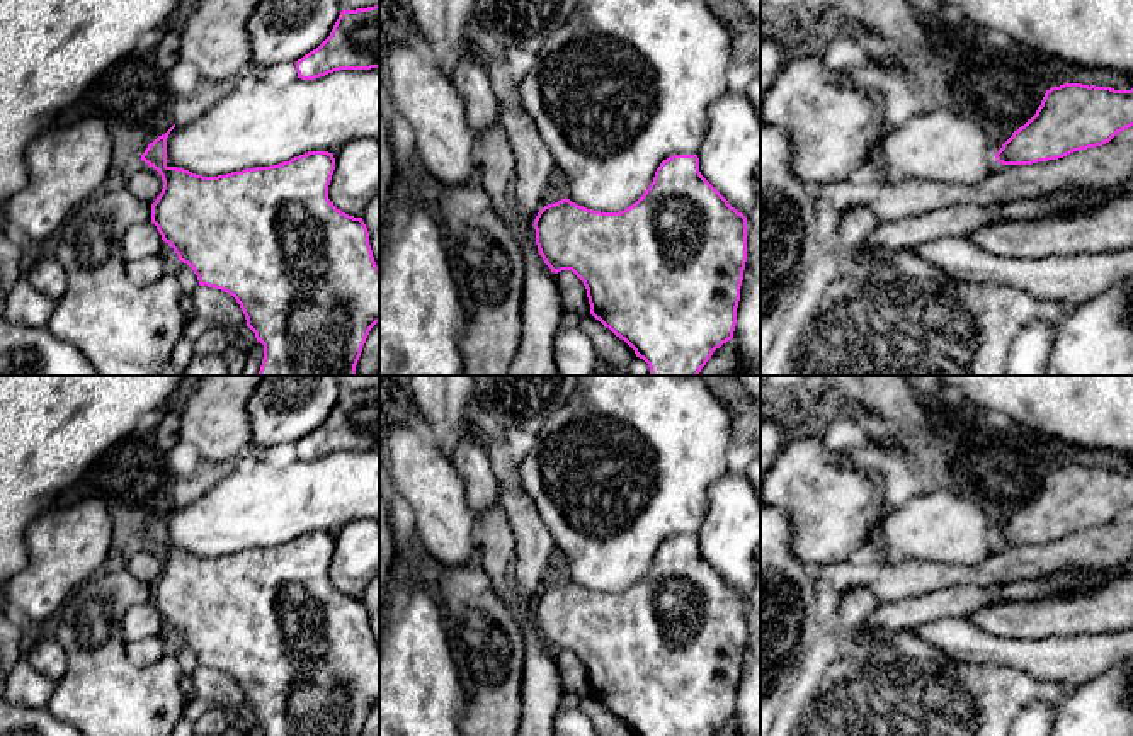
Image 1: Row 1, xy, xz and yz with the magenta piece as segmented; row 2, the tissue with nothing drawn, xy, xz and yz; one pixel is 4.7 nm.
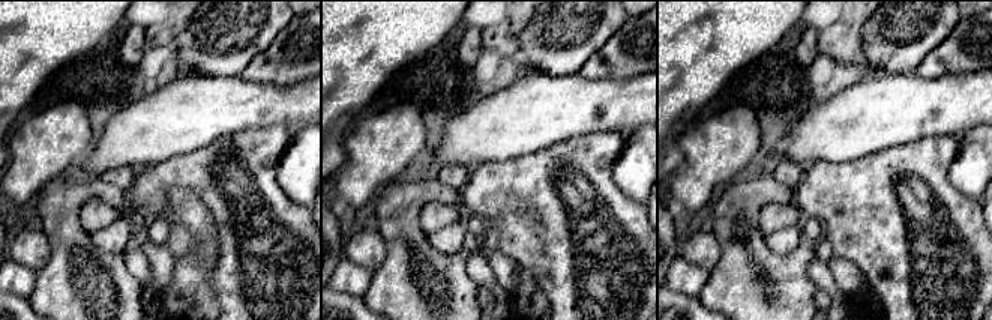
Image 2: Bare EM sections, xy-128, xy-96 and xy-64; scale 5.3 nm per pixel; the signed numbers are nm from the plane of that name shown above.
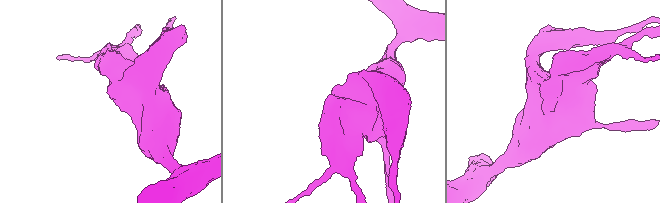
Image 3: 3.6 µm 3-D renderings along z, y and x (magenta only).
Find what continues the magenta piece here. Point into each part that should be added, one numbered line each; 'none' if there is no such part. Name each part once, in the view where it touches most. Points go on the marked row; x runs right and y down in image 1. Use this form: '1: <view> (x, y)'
none

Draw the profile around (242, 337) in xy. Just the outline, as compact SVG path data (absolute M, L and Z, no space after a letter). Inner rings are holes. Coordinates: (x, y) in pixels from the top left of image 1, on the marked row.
M194 316L185 326L184 335L194 342L197 340L204 331L219 328L226 333L226 338L230 345L247 352L252 348L252 345L257 342L255 333L247 325L219 325L213 320Z

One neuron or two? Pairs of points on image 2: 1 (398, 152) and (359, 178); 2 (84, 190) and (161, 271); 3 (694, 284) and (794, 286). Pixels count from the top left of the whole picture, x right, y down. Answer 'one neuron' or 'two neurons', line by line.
1: one neuron
2: two neurons
3: two neurons

